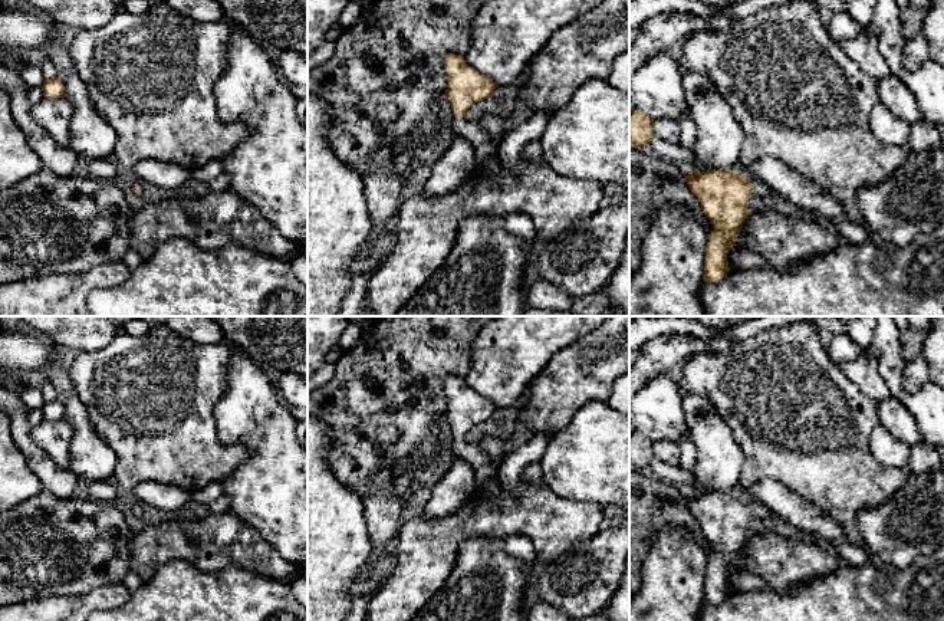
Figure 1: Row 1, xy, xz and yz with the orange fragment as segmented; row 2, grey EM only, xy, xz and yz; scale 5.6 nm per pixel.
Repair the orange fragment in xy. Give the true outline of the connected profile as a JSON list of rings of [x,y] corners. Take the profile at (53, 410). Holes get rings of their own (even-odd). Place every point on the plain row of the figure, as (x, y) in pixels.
[[[60,398],[53,401],[45,401],[40,410],[43,413],[43,418],[47,421],[57,421],[65,418],[65,408]]]

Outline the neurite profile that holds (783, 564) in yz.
[[[766,530],[747,536],[740,561],[743,571],[759,575],[770,588],[783,592],[826,576],[841,565],[838,553],[822,551],[815,542]]]

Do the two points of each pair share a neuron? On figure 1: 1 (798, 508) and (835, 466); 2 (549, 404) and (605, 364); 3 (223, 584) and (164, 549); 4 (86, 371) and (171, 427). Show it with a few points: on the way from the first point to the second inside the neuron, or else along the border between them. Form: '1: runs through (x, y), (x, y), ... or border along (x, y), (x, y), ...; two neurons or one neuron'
1: border along (776, 480), (816, 505), (832, 519); two neurons
2: runs through (563, 390), (582, 371), (591, 367); one neuron
3: border along (214, 572), (168, 561), (153, 577); two neurons
4: runs through (108, 381), (134, 390), (150, 406); one neuron

